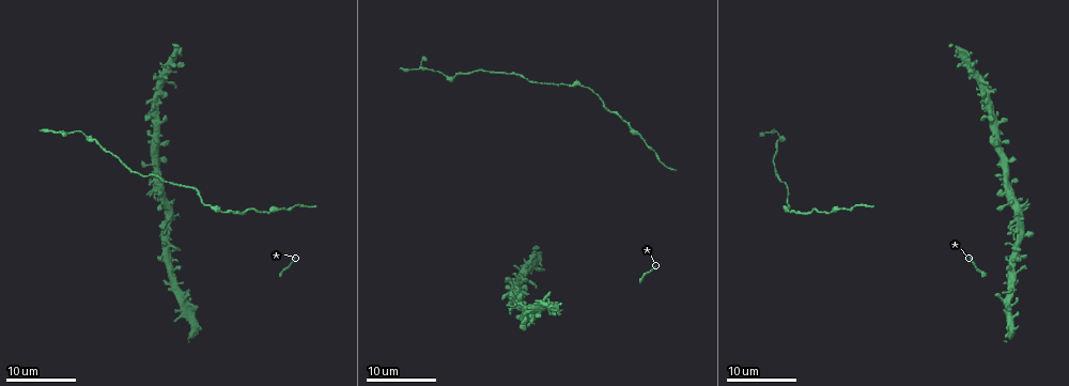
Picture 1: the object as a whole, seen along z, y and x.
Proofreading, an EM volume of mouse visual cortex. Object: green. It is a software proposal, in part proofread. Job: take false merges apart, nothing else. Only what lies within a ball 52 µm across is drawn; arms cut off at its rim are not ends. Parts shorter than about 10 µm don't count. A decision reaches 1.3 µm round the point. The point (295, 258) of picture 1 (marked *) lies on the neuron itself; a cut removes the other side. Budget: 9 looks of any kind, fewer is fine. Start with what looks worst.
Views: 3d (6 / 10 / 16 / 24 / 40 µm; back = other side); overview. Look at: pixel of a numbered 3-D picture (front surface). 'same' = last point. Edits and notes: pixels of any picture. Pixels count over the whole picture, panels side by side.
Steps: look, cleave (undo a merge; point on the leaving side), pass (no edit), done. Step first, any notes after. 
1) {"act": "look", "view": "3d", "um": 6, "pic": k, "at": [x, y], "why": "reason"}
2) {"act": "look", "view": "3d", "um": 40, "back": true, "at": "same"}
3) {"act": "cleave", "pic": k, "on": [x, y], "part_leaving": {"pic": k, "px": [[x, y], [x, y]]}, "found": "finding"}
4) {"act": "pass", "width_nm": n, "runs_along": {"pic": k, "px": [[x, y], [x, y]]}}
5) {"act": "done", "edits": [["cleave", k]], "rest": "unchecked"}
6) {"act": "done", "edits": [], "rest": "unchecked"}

{"act": "look", "view": "3d", "um": 24, "pic": 1, "at": [268, 212], "why": "calibre changes"}

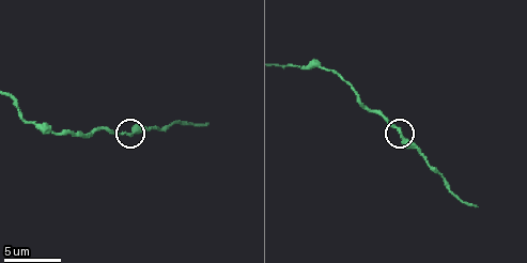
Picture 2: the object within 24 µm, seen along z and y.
{"act": "look", "view": "3d", "um": 10, "pic": 2, "at": [131, 133]}

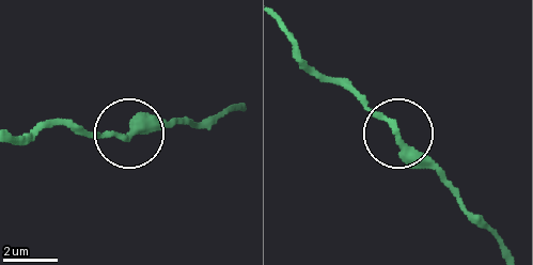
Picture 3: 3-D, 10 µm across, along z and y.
{"act": "pass", "found": "continuous, no second neuron"}

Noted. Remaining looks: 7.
{"act": "look", "view": "3d", "um": 10, "pic": 2, "at": [34, 122], "why": "thick turns thin"}

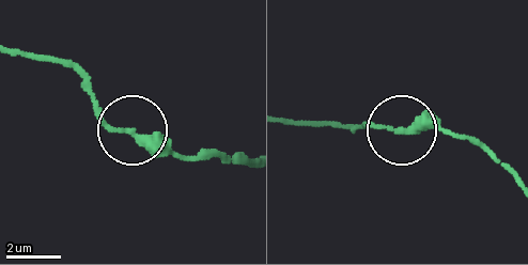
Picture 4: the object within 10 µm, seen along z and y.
{"act": "look", "view": "3d", "um": 10, "back": true, "pic": 4, "at": [397, 128]}

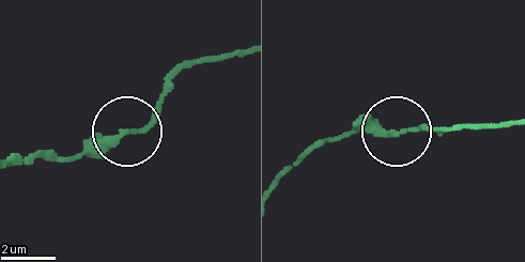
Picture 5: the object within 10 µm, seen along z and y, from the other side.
{"act": "pass", "runs_along": {"pic": 5, "px": [[282, 174], [338, 138], [366, 130], [452, 130]]}, "found": "all the same neuron"}

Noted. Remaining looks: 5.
{"act": "look", "view": "3d", "um": 24, "pic": 1, "at": [445, 74], "why": "sudden change in width"}

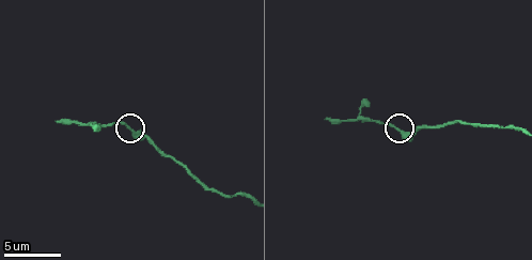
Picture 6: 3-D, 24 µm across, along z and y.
{"act": "look", "view": "3d", "um": 6, "pic": 6, "at": [128, 128], "why": "zoom in"}

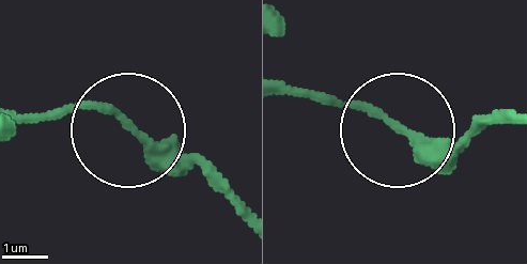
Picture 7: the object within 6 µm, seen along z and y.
{"act": "pass", "runs_along": {"pic": 7, "px": [[510, 112], [418, 148], [360, 109], [280, 90]]}, "found": "continuous, no second neuron"}

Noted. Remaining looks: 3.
{"act": "look", "view": "3d", "um": 16, "pic": 1, "at": [989, 102], "why": "sudden change in width"}

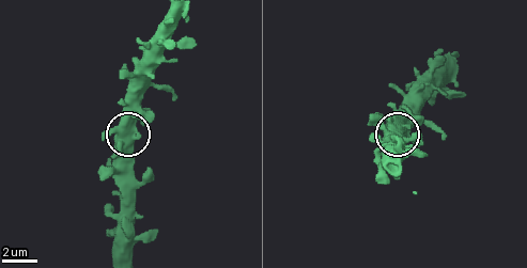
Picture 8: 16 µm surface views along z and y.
{"act": "look", "view": "3d", "um": 6, "pic": 8, "at": [133, 128]}

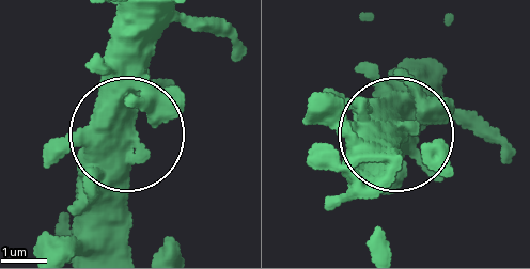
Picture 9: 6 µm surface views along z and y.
{"act": "pass", "found": "continuous, no second neuron"}

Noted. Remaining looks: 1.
{"act": "done", "edits": [], "rest": "unchecked"}

